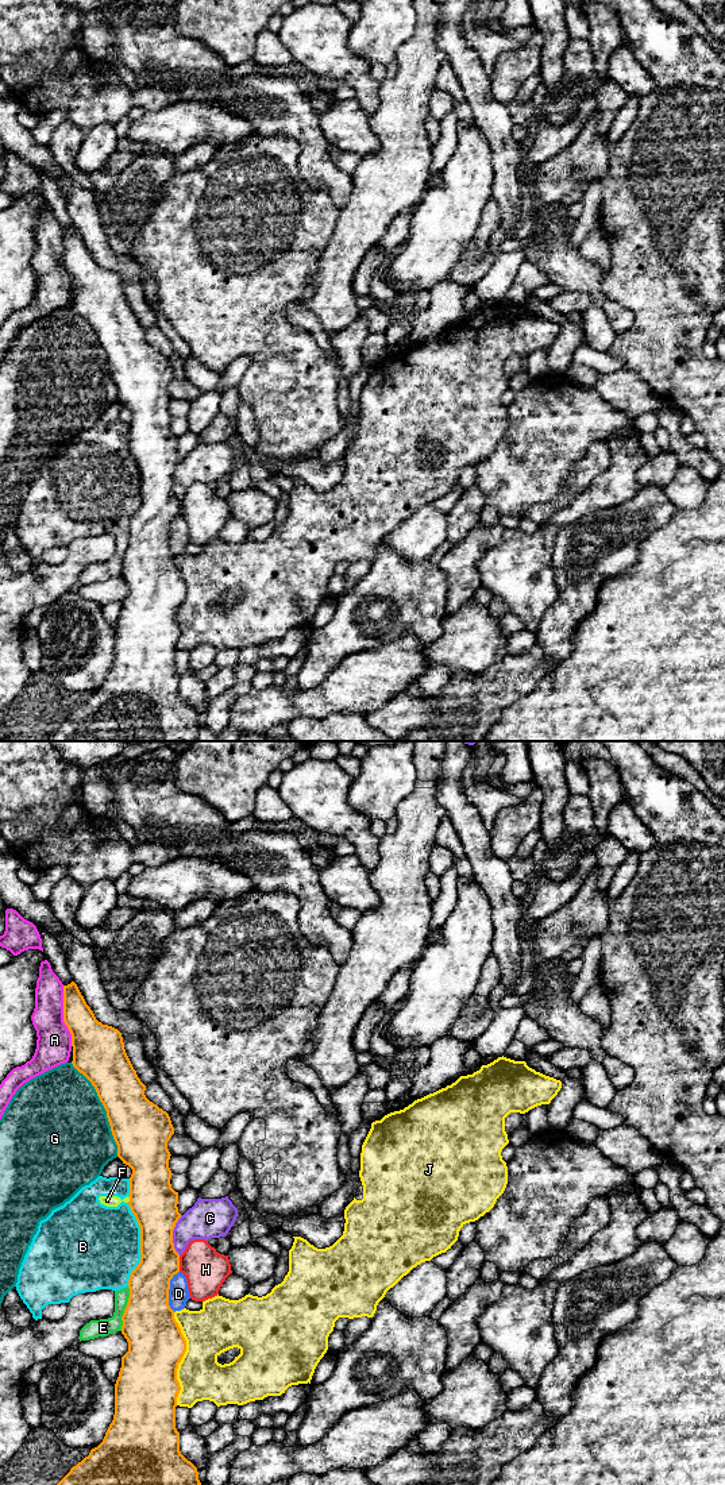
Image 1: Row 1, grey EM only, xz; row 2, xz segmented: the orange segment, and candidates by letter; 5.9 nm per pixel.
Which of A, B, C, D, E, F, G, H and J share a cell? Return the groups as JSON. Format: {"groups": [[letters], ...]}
{"groups": [["A"], ["B", "E", "F"], ["C"], ["D"], ["G"], ["H"], ["J"]]}

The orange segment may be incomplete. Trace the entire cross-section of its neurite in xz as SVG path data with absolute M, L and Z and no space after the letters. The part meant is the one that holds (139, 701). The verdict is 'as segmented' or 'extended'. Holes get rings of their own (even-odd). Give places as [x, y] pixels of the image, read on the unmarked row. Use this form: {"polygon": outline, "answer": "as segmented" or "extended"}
{"polygon": "M77 228L63 230L63 266L72 278L73 310L95 331L117 389L117 401L132 413L131 456L140 471L140 506L128 524L130 541L122 560L128 595L115 628L115 659L103 686L70 713L46 741L198 741L197 711L180 695L176 672L177 613L186 585L169 549L170 524L180 516L173 474L181 462L171 432L167 386L174 378L166 355L150 346L134 313L122 277L99 266Z", "answer": "as segmented"}

